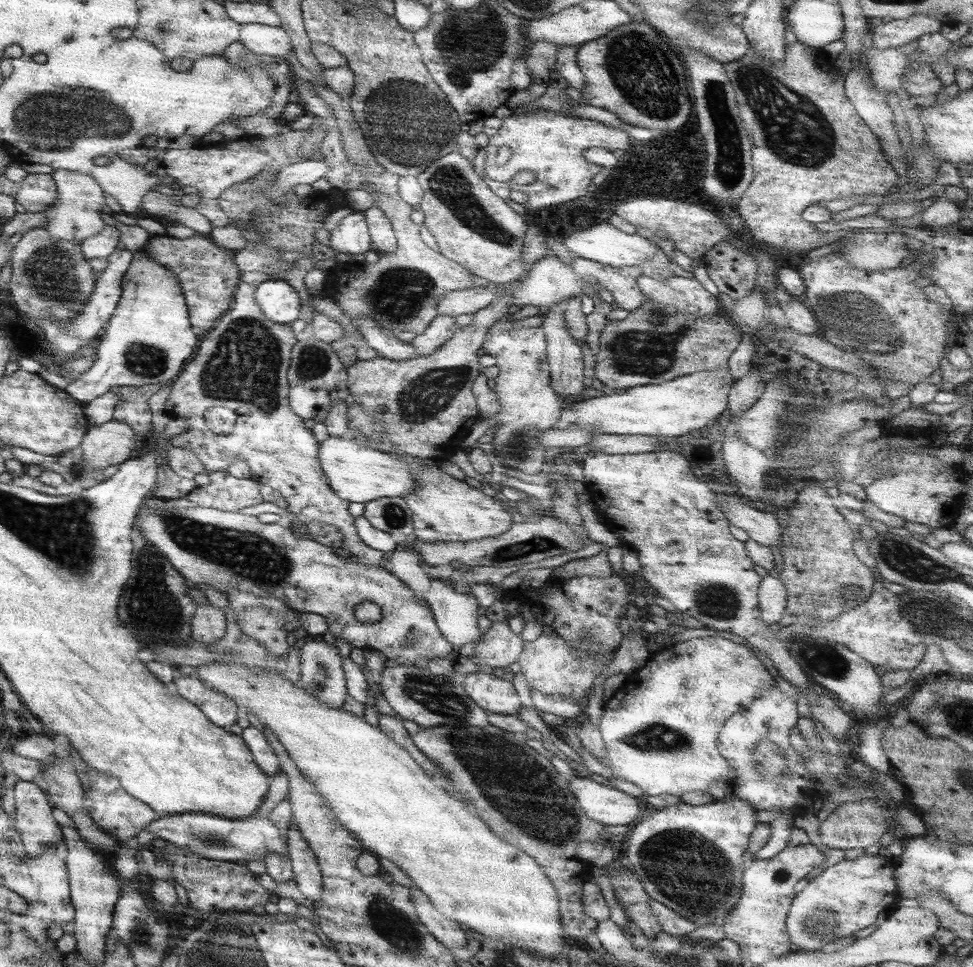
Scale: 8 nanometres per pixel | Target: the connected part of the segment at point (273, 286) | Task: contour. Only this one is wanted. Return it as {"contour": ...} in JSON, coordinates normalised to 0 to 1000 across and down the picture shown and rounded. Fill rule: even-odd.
{"contour":[[[270,291],[263,297],[261,304],[269,325],[284,335],[296,337],[309,326],[306,302],[294,291]]]}

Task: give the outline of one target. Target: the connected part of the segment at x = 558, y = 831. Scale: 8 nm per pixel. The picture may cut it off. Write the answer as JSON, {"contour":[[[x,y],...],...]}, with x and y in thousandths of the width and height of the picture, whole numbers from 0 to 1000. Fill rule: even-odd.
{"contour":[[[421,745],[412,746],[420,757],[425,771],[460,802],[460,811],[467,823],[479,827],[481,834],[485,831],[491,838],[489,842],[510,865],[527,873],[556,895],[572,920],[577,952],[583,969],[594,973],[612,964],[616,953],[600,943],[598,931],[600,913],[608,908],[606,893],[596,889],[594,898],[592,877],[595,870],[616,869],[617,872],[623,872],[617,869],[617,860],[622,858],[622,853],[601,843],[584,813],[583,805],[576,807],[573,798],[567,794],[563,784],[559,784],[539,767],[530,765],[530,761],[526,761],[524,757],[505,749],[495,753],[471,753],[460,750],[434,753]]]}

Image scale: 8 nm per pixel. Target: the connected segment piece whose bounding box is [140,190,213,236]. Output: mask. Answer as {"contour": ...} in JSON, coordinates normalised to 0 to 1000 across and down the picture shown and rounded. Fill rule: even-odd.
{"contour":[[[168,196],[150,200],[146,204],[144,214],[148,215],[156,225],[172,231],[187,232],[191,236],[195,235],[195,238],[199,238],[201,242],[214,244],[219,237],[217,230],[202,215],[179,211],[175,201]]]}

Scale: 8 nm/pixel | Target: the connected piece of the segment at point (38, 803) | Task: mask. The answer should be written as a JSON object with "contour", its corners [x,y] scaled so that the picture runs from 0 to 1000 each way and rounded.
{"contour":[[[20,807],[14,813],[15,857],[29,885],[37,885],[52,873],[65,876],[63,854],[55,848],[50,824],[34,809]]]}

